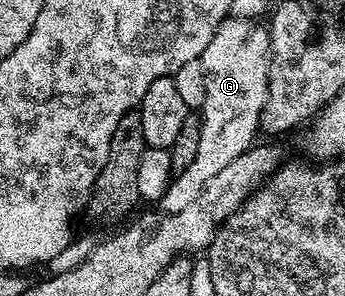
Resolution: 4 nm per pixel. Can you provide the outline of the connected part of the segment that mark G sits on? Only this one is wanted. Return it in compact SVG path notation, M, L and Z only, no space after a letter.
M224 18L215 28L215 36L211 36L211 44L203 48L200 56L203 72L207 80L207 96L203 100L199 111L201 117L201 131L199 132L199 149L195 151L195 160L187 164L187 168L180 171L172 179L166 194L159 201L164 213L178 214L183 208L189 207L199 197L199 192L207 188L207 183L231 160L243 156L250 146L254 145L256 134L261 130L261 113L267 104L267 80L269 79L269 32L260 21L252 18Z

